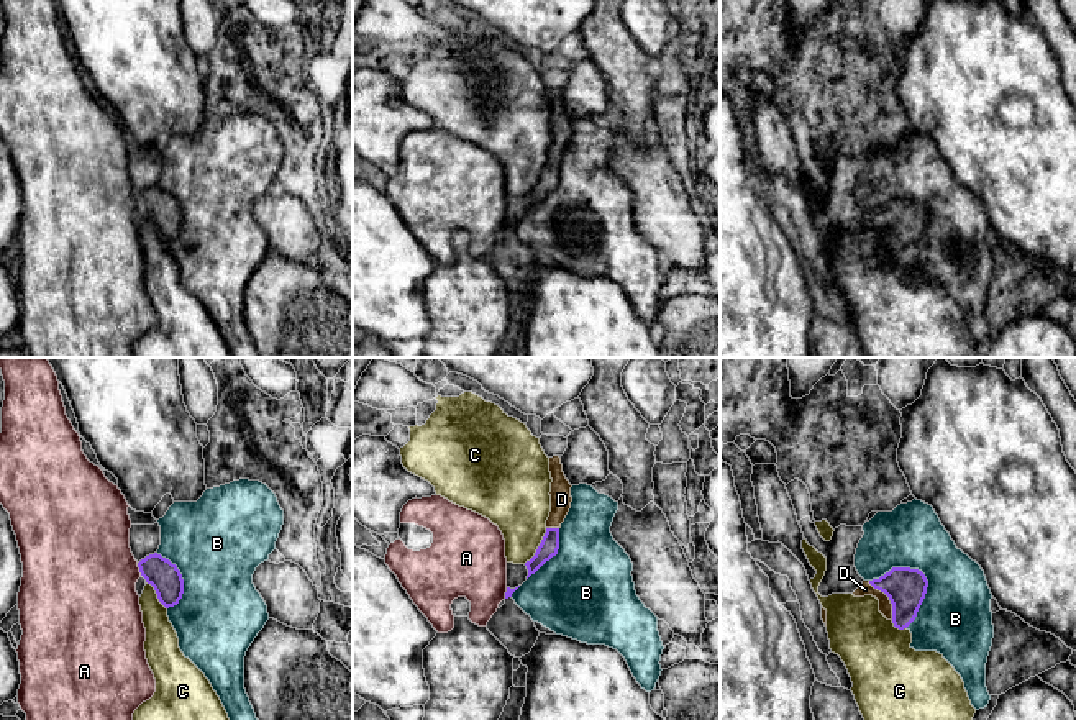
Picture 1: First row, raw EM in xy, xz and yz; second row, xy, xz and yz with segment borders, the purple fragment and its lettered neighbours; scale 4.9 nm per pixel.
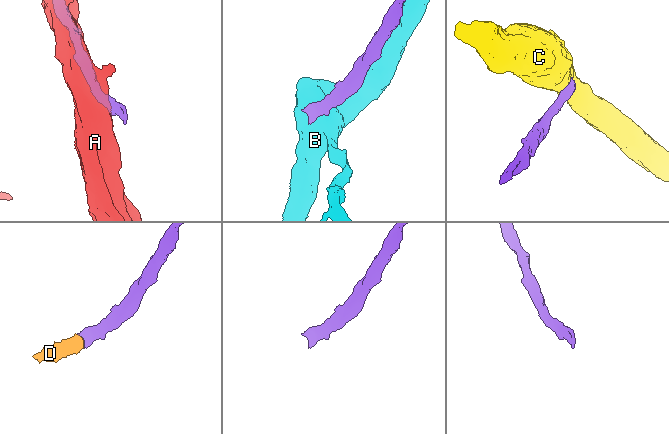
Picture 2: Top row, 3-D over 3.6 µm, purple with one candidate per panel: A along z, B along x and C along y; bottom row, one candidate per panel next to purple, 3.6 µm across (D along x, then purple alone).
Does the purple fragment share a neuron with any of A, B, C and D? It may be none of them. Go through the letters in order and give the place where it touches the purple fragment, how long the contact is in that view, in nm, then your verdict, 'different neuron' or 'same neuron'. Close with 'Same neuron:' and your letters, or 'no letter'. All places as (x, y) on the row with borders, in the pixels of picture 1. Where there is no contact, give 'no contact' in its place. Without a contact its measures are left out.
A: meets purple in xy at (140, 569); contact 70 nm long; different neuron
B: meets purple in yz at (927, 586); contact 320 nm long; different neuron
C: meets purple in xz at (538, 546); contact 200 nm long; different neuron
D: meets purple in yz at (889, 599); contact 220 nm long; same neuron
Same neuron: D

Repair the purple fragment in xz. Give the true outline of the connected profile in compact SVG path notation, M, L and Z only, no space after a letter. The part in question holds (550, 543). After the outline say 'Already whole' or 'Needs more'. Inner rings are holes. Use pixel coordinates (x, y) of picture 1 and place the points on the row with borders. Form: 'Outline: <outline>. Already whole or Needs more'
Outline: M559 456L549 458L551 472L551 512L546 520L546 533L535 553L535 556L525 563L528 569L527 579L535 574L546 561L558 554L559 549L559 528L571 508L571 484L563 472Z. Needs more

